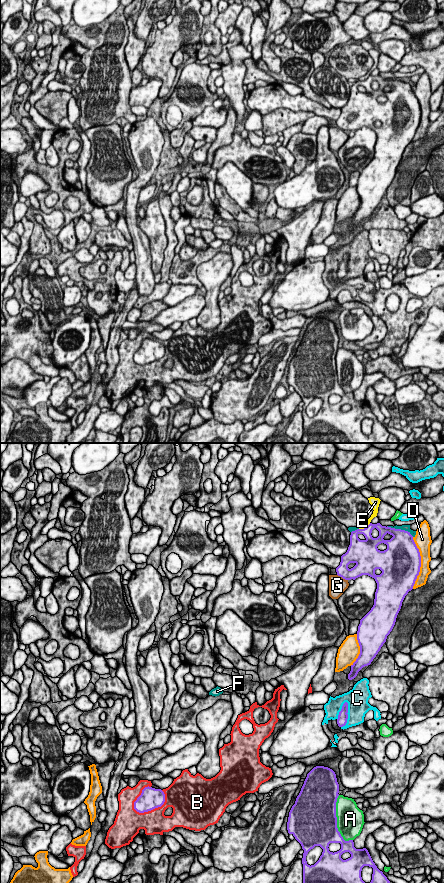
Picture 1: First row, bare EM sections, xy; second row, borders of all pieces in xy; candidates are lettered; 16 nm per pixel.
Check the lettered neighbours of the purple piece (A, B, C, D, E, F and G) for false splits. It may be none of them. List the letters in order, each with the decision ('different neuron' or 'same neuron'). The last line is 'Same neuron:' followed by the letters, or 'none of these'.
A: different neuron
B: different neuron
C: different neuron
D: different neuron
E: different neuron
F: different neuron
G: different neuron
Same neuron: none of these

